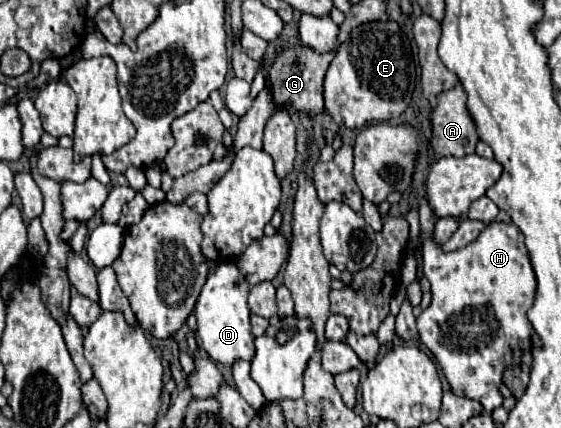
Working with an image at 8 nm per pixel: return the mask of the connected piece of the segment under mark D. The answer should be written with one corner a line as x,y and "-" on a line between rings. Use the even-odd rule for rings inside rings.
220,263
216,267
216,271
208,275
208,281
204,283
198,301
196,301
194,315
198,319
198,336
202,339
201,348
218,363
232,365
238,359
250,361
254,357
254,335
250,331
250,309
248,309
248,303
246,303
248,291
250,291
250,283
240,273
238,265
236,263

